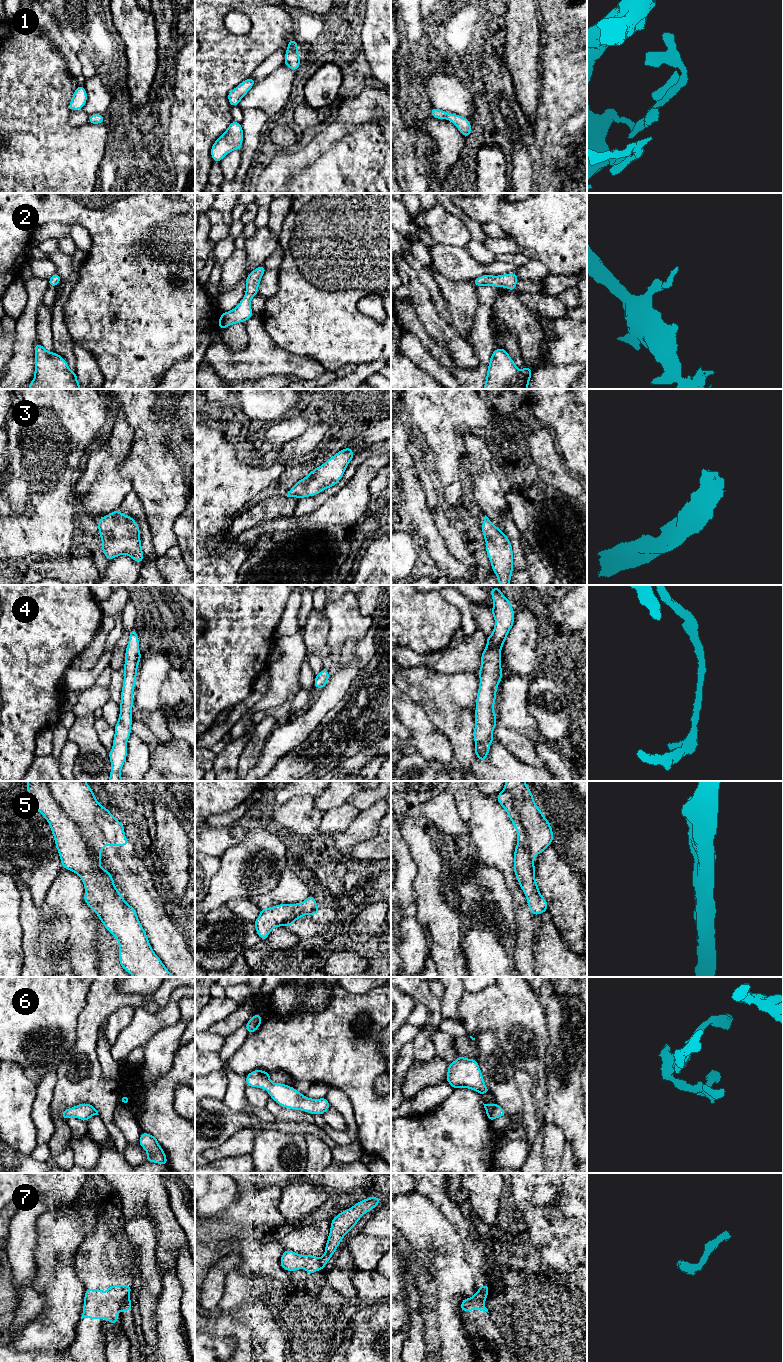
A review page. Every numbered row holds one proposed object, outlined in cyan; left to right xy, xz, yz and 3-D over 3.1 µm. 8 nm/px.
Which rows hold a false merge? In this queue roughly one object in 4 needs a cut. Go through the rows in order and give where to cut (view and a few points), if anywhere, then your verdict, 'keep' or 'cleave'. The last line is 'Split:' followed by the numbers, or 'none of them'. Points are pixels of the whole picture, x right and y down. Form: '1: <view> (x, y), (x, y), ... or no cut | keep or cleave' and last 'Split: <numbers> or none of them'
1: no cut | keep
2: no cut | keep
3: no cut | keep
4: no cut | keep
5: xy (47, 781), (52, 796), (79, 827), (91, 854), (100, 859) | cleave
6: no cut | keep
7: xy (128, 1296), (120, 1308) | cleave
Split: 5, 7

